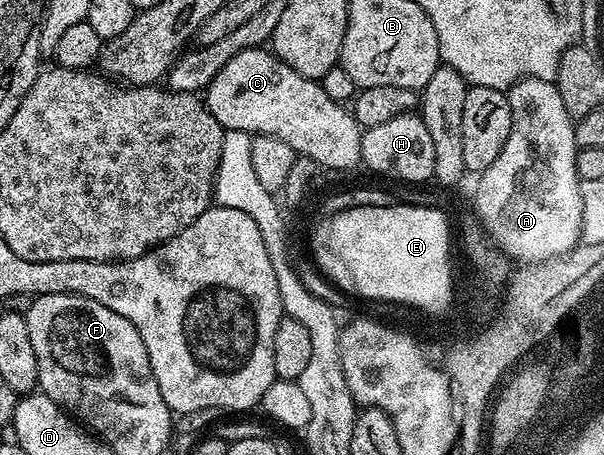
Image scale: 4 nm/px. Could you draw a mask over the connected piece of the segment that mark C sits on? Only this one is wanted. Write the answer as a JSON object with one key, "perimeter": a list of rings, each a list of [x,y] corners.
{"perimeter":[[[266,48],[242,50],[232,56],[221,68],[219,74],[204,90],[207,108],[216,116],[223,131],[243,130],[246,134],[257,136],[267,134],[284,140],[295,155],[310,158],[319,168],[330,170],[350,170],[362,162],[363,127],[358,125],[353,113],[343,103],[334,102],[328,92],[324,92],[321,81],[300,76],[288,64],[279,60],[278,55]]]}

